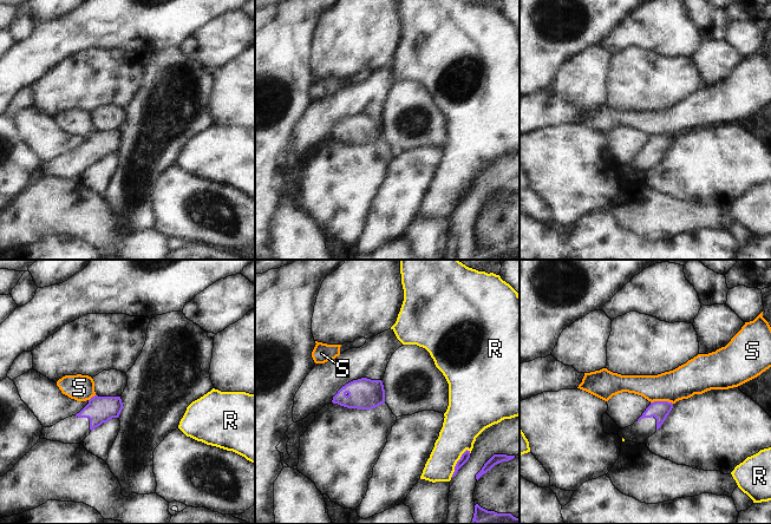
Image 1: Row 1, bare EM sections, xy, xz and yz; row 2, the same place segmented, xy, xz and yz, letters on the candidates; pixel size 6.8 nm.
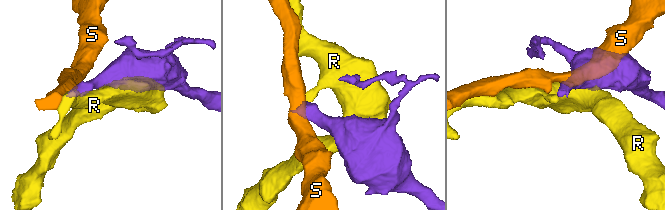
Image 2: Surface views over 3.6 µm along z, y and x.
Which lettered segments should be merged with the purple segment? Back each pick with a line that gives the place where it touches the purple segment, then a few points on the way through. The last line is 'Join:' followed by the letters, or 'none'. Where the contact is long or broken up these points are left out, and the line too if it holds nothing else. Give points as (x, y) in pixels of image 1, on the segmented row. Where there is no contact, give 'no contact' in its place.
Join: none

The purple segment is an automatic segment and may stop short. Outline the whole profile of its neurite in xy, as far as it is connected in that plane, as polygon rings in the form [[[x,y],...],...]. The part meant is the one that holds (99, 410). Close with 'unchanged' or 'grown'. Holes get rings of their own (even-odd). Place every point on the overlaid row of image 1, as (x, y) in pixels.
[[[96,394],[76,415],[60,420],[51,427],[43,427],[40,439],[80,444],[96,427],[112,418],[118,418],[122,410],[120,397],[98,397]]] | grown

